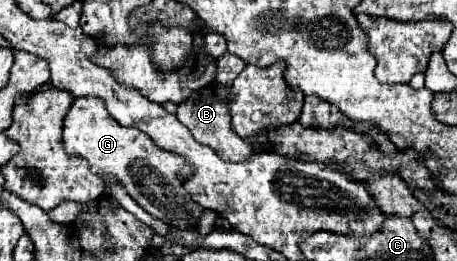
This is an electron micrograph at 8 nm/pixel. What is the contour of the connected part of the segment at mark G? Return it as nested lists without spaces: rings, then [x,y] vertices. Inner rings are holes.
[[[77,97],[71,103],[71,109],[63,119],[63,147],[67,155],[87,159],[91,171],[99,177],[111,175],[119,179],[129,195],[153,217],[181,229],[197,225],[203,207],[197,205],[181,185],[183,179],[191,175],[191,165],[183,157],[159,149],[155,141],[137,127],[119,125],[105,111],[103,99]]]

